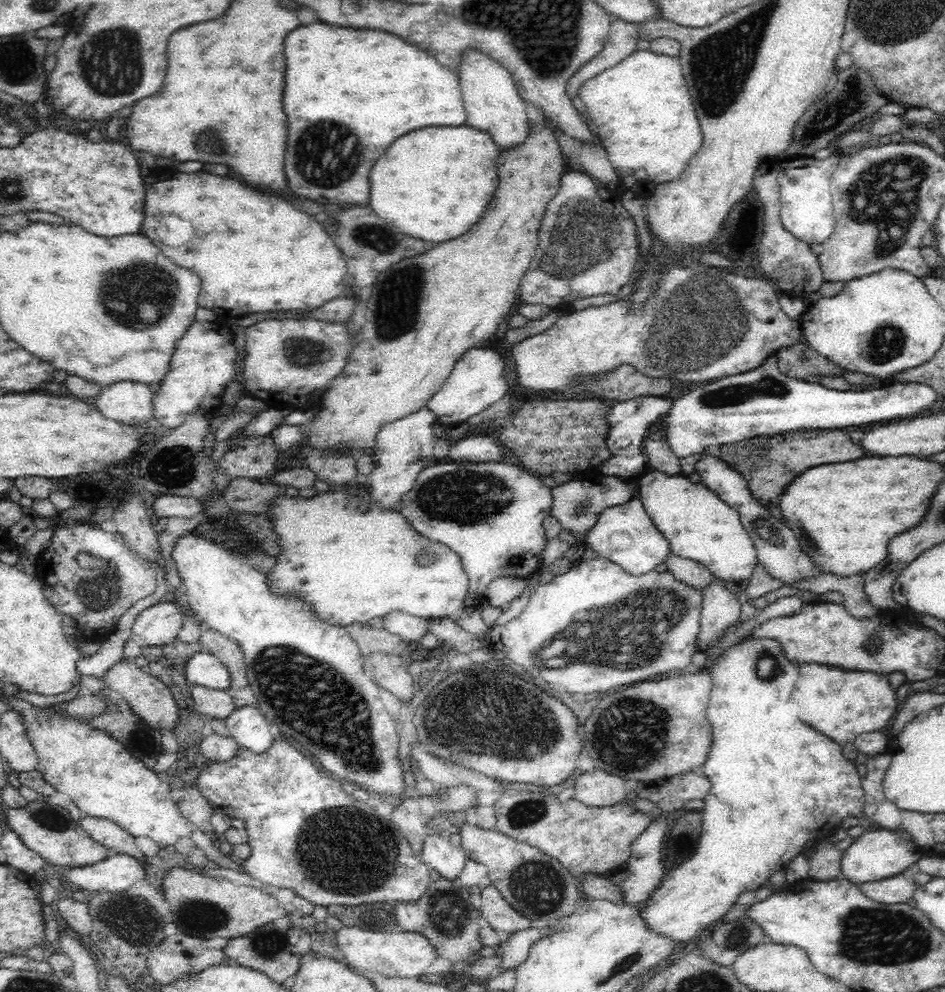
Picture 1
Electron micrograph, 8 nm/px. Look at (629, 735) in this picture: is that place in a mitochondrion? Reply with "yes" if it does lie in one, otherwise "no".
yes

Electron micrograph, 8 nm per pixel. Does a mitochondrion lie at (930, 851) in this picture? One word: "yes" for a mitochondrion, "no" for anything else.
no

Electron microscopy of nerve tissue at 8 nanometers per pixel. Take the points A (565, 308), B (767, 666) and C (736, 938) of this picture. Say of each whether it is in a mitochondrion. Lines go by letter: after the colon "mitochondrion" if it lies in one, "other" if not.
A: other
B: mitochondrion
C: mitochondrion

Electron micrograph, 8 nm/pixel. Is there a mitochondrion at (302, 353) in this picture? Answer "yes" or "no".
yes

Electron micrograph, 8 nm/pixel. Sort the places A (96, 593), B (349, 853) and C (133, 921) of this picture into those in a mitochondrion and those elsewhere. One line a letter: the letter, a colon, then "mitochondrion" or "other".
A: mitochondrion
B: mitochondrion
C: mitochondrion

